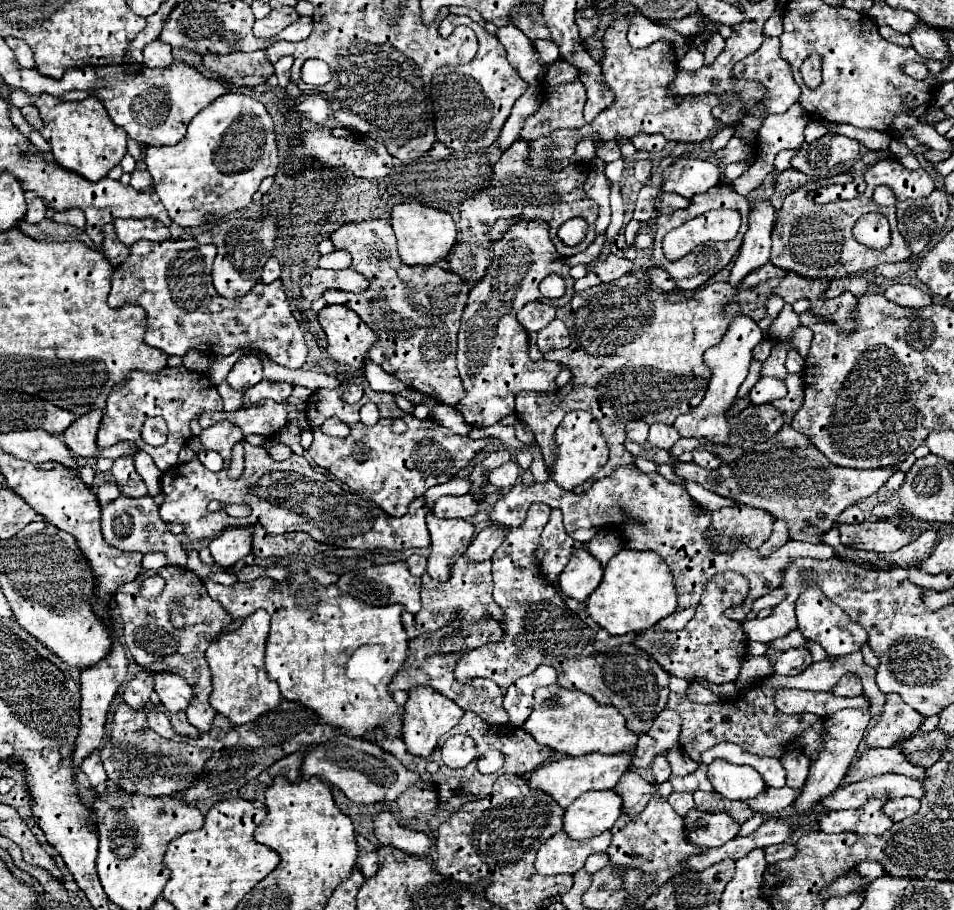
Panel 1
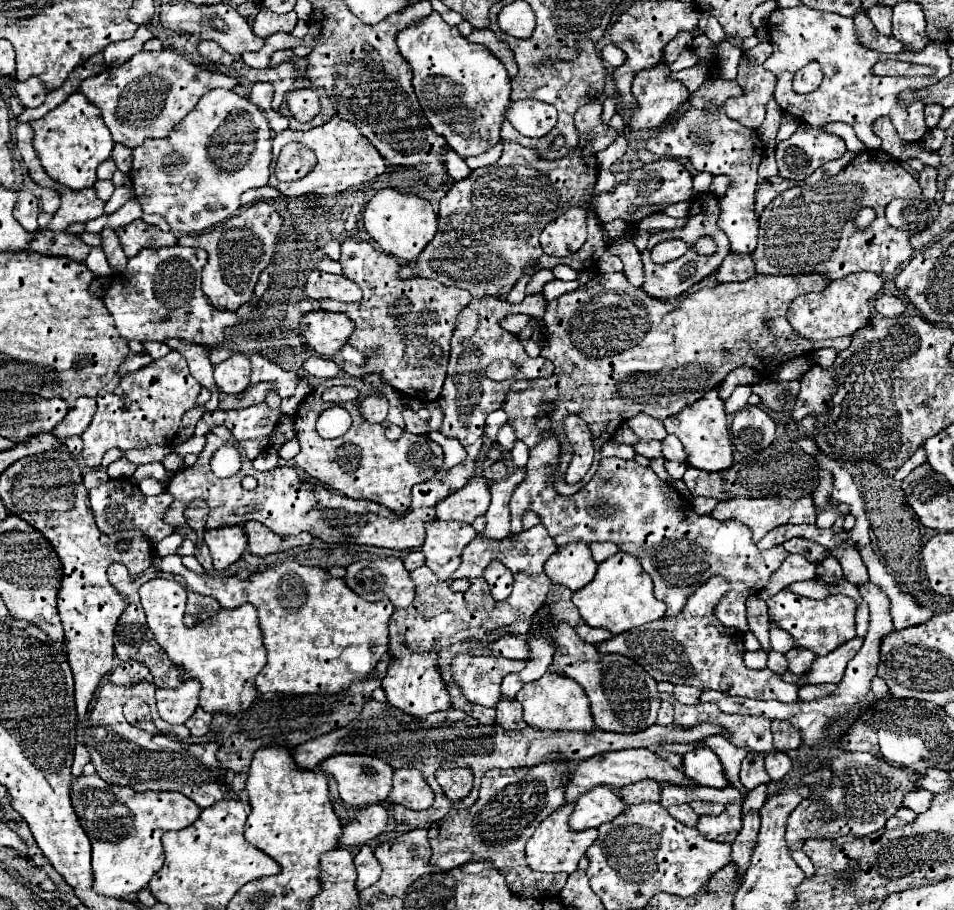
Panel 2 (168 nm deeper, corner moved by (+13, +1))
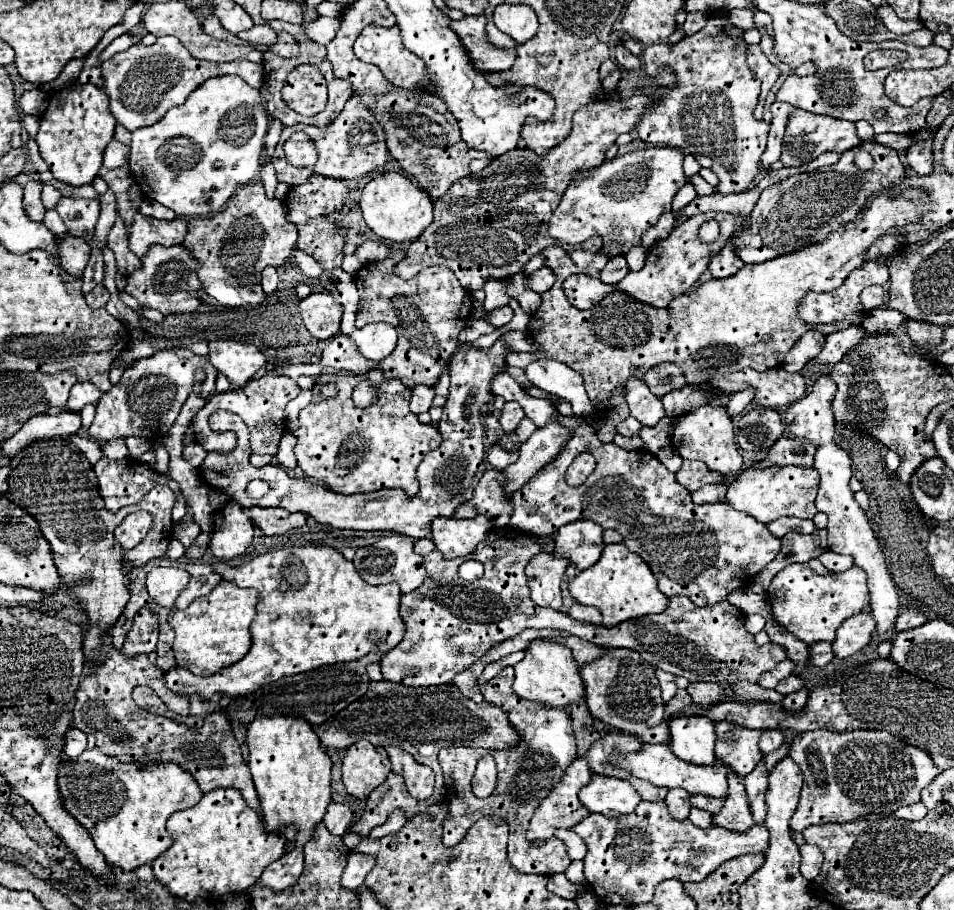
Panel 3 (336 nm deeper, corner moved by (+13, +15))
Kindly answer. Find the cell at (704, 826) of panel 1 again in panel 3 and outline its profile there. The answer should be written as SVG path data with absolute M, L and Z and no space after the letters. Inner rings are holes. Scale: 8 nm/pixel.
M730 774L728 784L730 784L730 796L724 800L724 806L718 812L718 816L714 816L714 826L742 834L754 824L750 804L746 800L742 778L738 778L736 774Z

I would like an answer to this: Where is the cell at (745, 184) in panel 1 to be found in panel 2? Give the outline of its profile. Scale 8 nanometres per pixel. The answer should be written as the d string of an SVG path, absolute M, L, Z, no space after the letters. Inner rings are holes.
M716 176L714 182L710 184L710 192L722 196L728 190L728 186L730 186L730 178L728 176Z

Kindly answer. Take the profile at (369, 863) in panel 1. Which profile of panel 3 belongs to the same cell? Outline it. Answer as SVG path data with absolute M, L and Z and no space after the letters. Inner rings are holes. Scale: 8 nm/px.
M352 852L348 856L348 864L346 864L344 874L342 874L342 882L340 882L342 888L358 890L364 884L364 878L370 872L372 864L374 864L372 856L362 856L358 852Z

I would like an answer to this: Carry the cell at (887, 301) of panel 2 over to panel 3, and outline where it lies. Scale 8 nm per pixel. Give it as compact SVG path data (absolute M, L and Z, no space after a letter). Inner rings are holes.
M870 286L860 294L860 302L864 306L864 310L874 310L880 308L884 304L884 290L882 286Z

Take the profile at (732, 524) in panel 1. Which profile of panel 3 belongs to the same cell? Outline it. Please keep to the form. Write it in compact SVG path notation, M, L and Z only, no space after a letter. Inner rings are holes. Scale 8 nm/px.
M768 466L768 468L750 468L744 470L730 486L726 502L740 512L756 518L762 524L770 524L782 516L796 518L814 518L816 516L816 492L818 492L820 474L816 468L802 466Z

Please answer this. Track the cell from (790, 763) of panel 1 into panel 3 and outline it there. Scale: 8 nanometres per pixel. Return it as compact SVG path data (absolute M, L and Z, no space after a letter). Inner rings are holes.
M764 730L762 738L760 738L760 750L764 754L770 754L772 750L776 750L780 744L784 742L784 736L780 730Z

